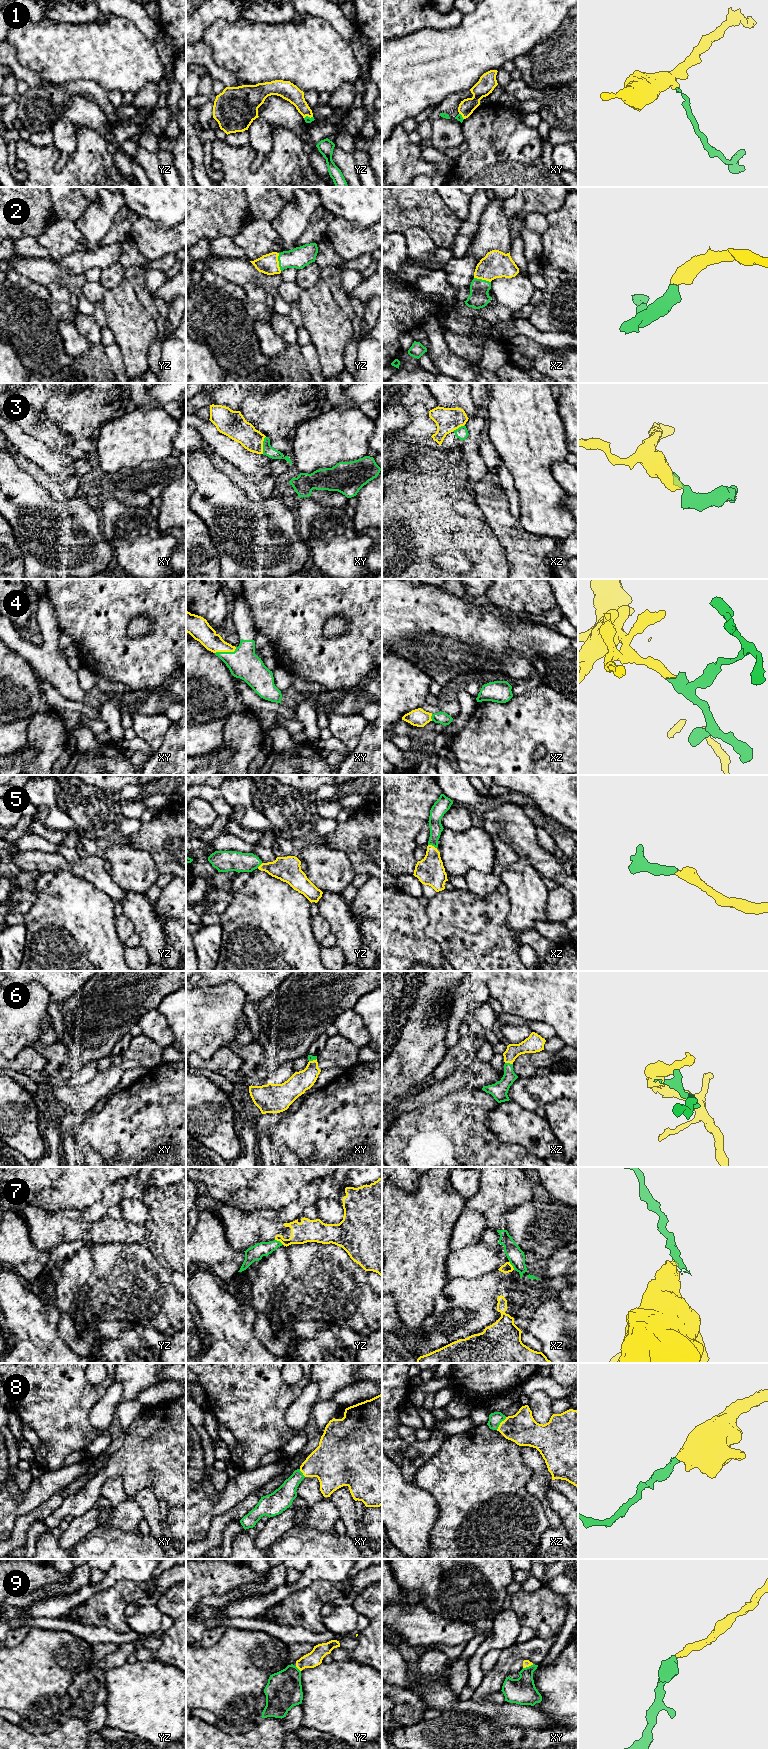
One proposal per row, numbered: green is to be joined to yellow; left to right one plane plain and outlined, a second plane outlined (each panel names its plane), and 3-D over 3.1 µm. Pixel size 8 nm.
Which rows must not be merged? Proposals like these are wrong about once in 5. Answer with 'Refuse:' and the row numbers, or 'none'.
Refuse: 3, 7

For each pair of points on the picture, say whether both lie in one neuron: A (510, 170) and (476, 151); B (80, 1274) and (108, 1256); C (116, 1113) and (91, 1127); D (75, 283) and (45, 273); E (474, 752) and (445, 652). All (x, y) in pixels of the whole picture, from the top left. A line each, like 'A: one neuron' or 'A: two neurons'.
A: one neuron
B: two neurons
C: one neuron
D: one neuron
E: two neurons

